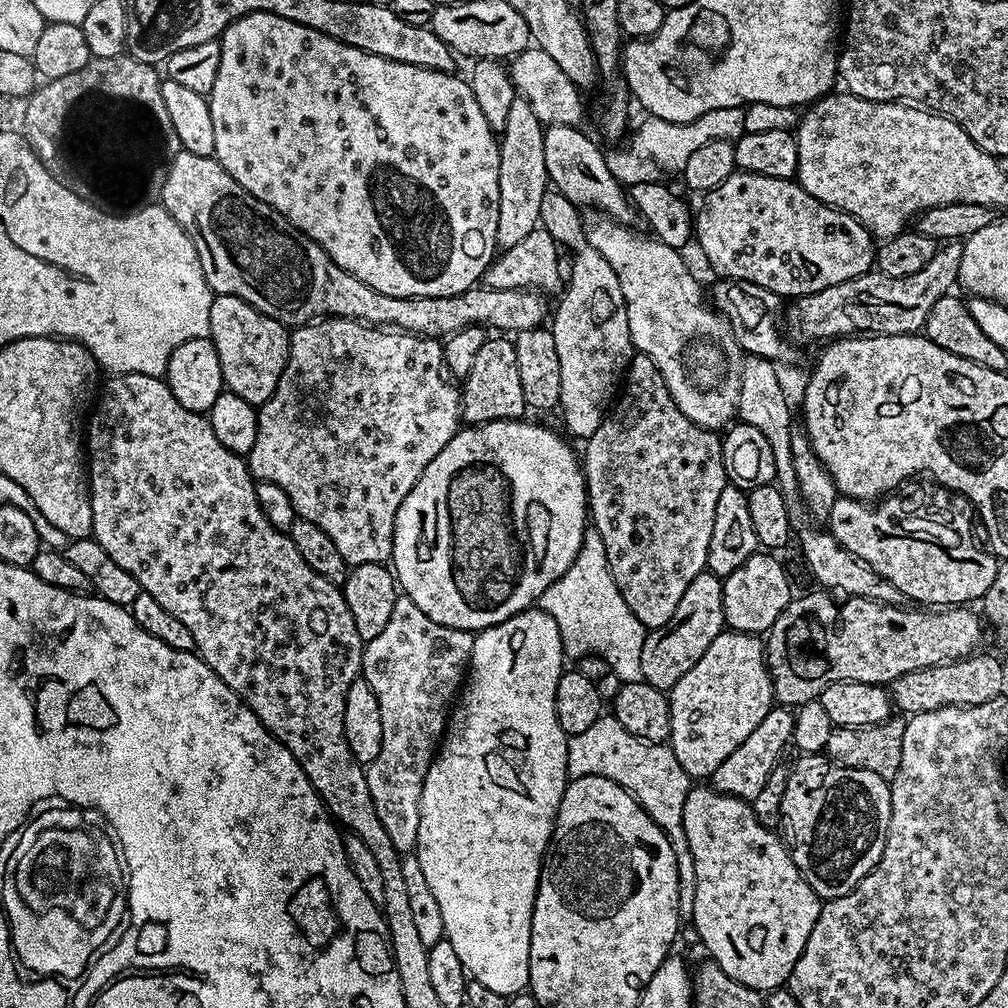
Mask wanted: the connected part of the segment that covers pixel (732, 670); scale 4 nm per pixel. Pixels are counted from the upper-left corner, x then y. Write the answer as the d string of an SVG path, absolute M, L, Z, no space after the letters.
M720 632L710 642L706 654L678 678L667 697L670 706L667 743L674 758L678 758L688 776L711 778L714 770L758 730L762 718L774 707L765 641L751 632Z

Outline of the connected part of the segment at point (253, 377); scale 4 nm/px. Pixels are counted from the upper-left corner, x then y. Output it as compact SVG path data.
M216 296L210 306L210 339L222 362L222 378L227 391L246 398L246 402L262 405L274 394L278 378L288 357L288 337L285 325L262 314L237 296Z

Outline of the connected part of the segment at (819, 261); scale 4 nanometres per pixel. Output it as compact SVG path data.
M739 170L733 172L730 178L726 178L726 182L722 182L722 186L718 186L714 190L710 190L703 197L704 205L701 206L700 212L694 216L694 240L704 251L704 256L708 259L708 264L717 273L720 278L730 280L745 280L746 282L754 282L754 286L762 286L766 290L770 290L775 296L781 298L799 298L801 296L809 296L818 290L826 290L826 286L838 286L838 282L846 282L850 278L860 276L864 272L869 271L874 264L874 237L848 213L844 213L837 208L831 208L829 204L818 202L818 198L814 198L810 194L806 194L806 190L795 179L783 180L782 178L774 178L773 176L763 176L762 174L754 174L753 172L741 172Z

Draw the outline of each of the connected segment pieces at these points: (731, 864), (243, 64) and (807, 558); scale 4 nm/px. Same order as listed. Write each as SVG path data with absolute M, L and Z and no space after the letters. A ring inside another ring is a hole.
M694 786L686 798L682 822L686 838L690 838L694 874L698 877L691 927L696 928L705 950L712 955L709 957L730 978L763 993L781 987L794 970L794 962L798 962L814 922L818 922L821 897L794 866L783 839L773 829L762 826L749 801L727 796L711 786Z
M252 12L249 16L238 18L222 35L218 37L220 41L220 61L218 62L218 78L214 78L214 90L207 94L207 102L210 106L210 118L214 121L214 150L215 158L254 198L266 202L278 214L285 216L302 234L310 237L315 244L322 246L326 254L335 264L342 266L354 278L366 282L366 286L374 286L374 290L382 290L382 294L391 296L449 296L450 294L462 294L468 288L475 288L484 279L484 274L491 266L494 257L497 255L496 235L498 234L498 158L500 157L500 145L498 143L497 133L486 122L482 110L478 107L478 102L474 102L472 88L468 85L467 79L462 75L456 76L452 72L439 72L438 70L426 70L422 66L410 66L406 62L394 62L390 58L378 58L378 54L370 54L366 50L358 50L349 44L338 42L318 30L310 30L310 26L302 26L298 22L290 22L278 14L269 12Z
M804 528L800 532L799 529L798 540L799 536L804 564L808 567L809 574L820 583L817 585L821 589L832 594L845 592L843 595L848 598L857 596L883 604L903 605L905 603L906 597L902 594L902 590L898 590L898 586L886 582L886 578L882 578L866 562L862 562L862 558L850 554L850 550L846 550L846 546L842 546L826 530L820 529L819 532L816 528Z

